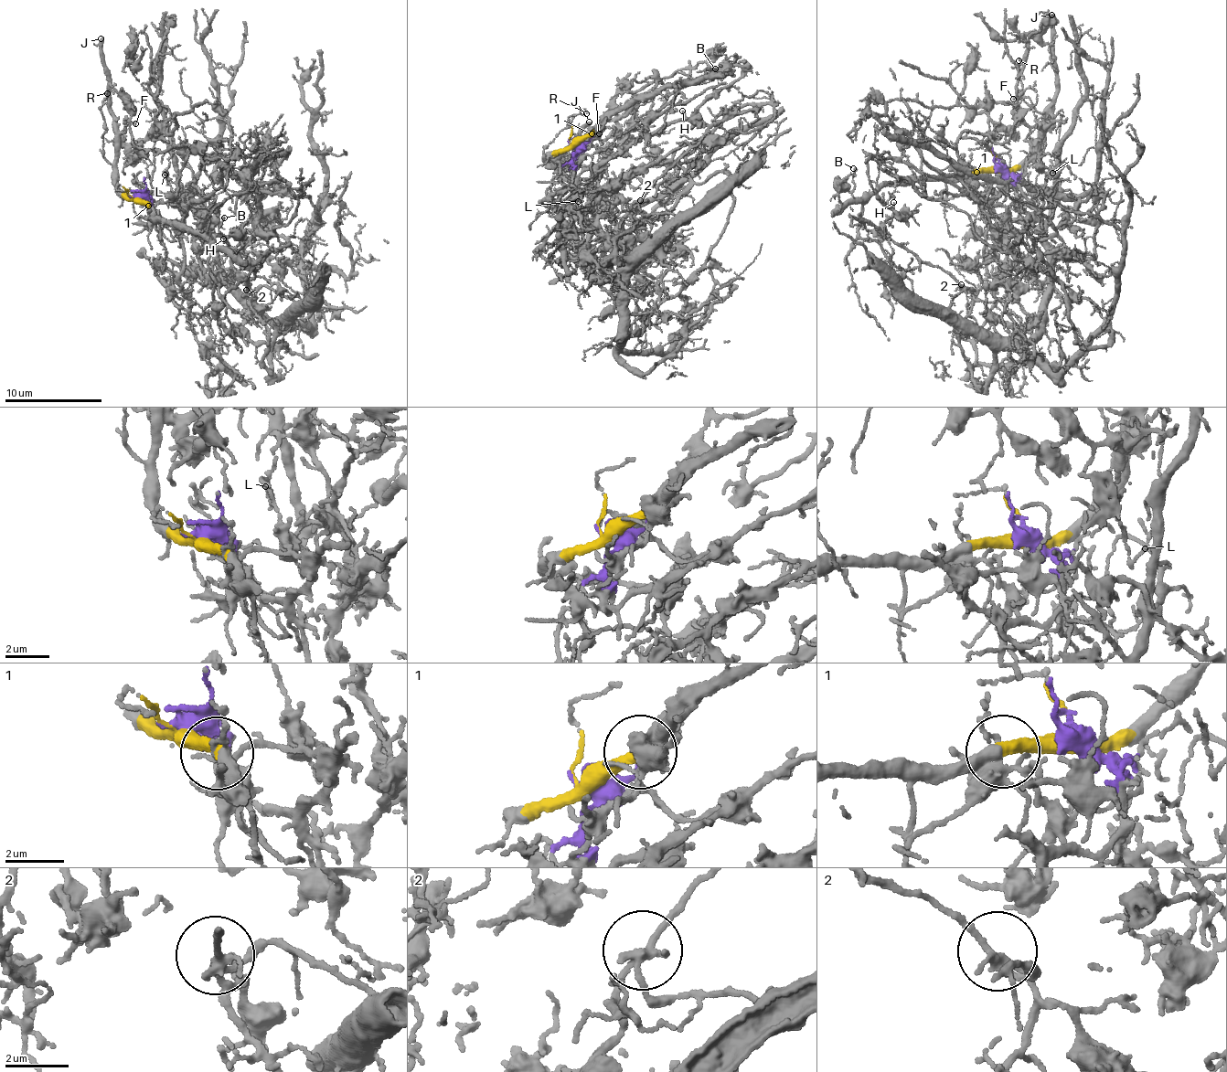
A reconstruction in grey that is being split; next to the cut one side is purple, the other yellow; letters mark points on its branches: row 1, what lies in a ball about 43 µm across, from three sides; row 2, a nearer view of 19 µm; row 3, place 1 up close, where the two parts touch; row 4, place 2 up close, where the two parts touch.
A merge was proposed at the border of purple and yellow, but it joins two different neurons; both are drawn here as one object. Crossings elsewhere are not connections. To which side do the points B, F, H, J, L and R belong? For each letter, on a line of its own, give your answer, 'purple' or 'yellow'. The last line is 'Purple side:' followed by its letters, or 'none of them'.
B: yellow
F: yellow
H: purple
J: yellow
L: purple
R: yellow
Purple side: H, L

